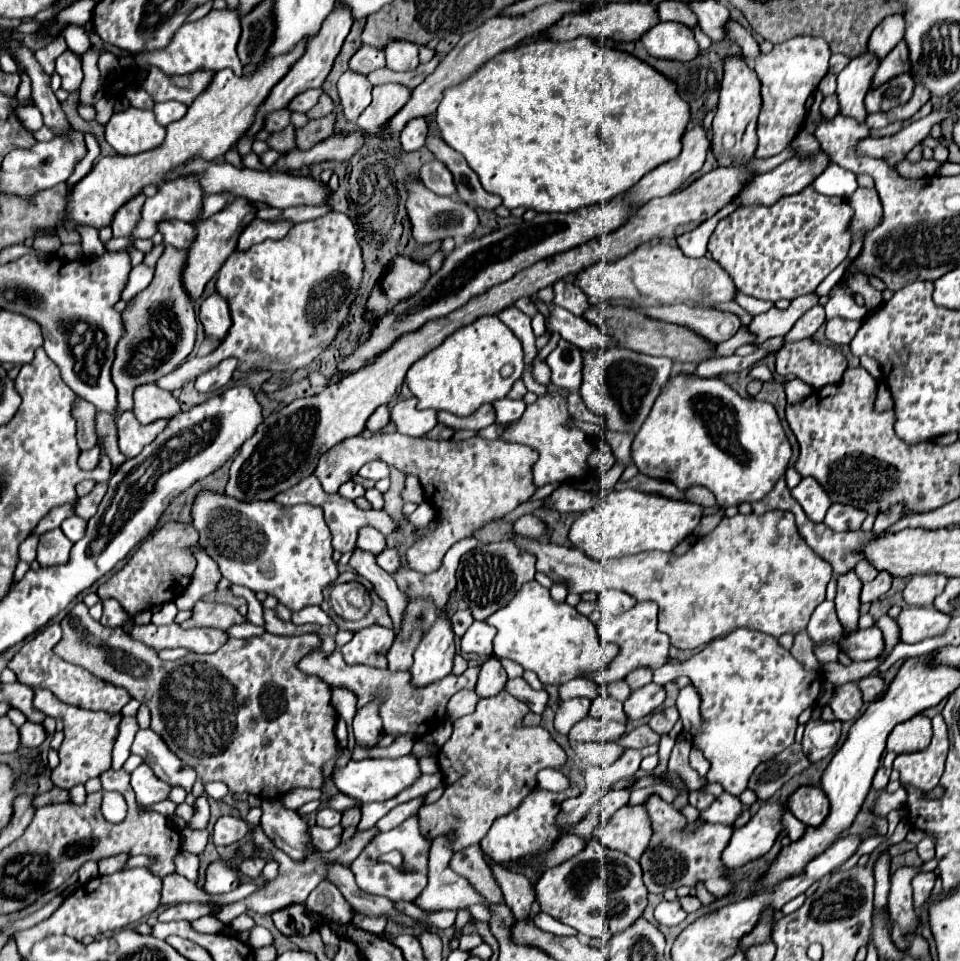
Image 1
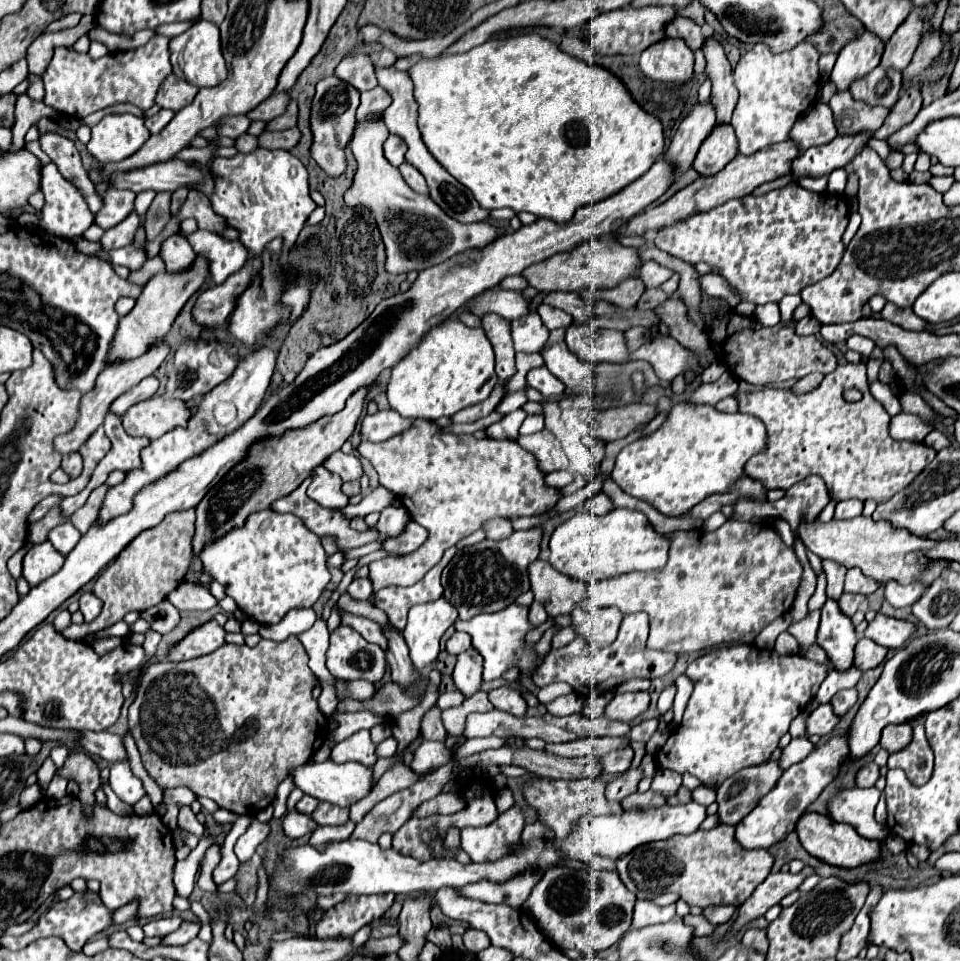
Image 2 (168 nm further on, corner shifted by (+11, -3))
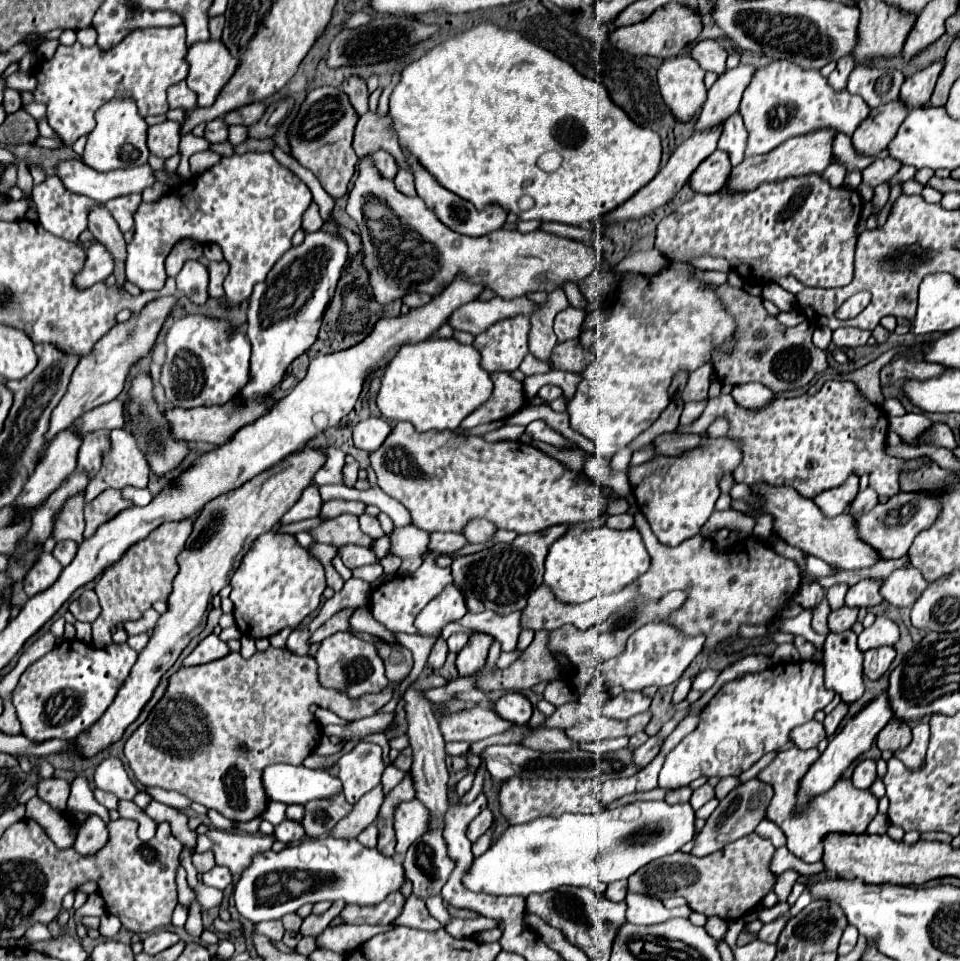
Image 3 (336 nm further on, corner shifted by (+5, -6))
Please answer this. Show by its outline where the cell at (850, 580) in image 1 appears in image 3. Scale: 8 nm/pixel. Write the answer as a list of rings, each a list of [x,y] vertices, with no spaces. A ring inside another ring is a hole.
[[[827,634],[823,646],[825,688],[841,696],[843,704],[853,704],[863,696],[863,654],[857,646],[857,634]]]

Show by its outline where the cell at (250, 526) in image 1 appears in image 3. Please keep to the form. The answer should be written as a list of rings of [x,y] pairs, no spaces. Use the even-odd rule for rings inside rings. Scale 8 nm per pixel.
[[[267,532],[259,536],[253,548],[231,578],[231,602],[235,626],[247,638],[269,638],[285,626],[299,626],[305,616],[317,610],[325,590],[323,566],[301,548],[291,534]]]

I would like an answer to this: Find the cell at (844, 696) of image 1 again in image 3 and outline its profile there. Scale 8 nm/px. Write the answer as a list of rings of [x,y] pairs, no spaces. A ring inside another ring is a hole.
[[[811,720],[799,728],[793,728],[789,734],[789,740],[801,750],[815,748],[823,738],[825,738],[823,726],[821,726],[821,722],[815,722],[815,720]]]

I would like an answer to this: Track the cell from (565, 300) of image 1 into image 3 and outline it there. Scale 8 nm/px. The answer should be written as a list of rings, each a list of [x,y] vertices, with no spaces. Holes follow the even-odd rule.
[[[565,308],[555,316],[555,334],[557,334],[557,342],[567,342],[573,340],[581,334],[581,324],[585,320],[585,310],[581,308]]]

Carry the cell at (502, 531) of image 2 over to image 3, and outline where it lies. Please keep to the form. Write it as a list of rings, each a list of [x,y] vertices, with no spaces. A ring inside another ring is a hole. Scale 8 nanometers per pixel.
[[[469,520],[467,526],[463,528],[463,534],[467,536],[467,540],[471,544],[481,544],[481,542],[487,542],[493,534],[495,534],[495,526],[489,522],[489,520]]]

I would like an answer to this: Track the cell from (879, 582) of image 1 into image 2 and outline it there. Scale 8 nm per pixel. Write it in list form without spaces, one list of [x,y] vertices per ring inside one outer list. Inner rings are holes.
[[[843,593],[841,599],[839,599],[839,607],[841,607],[841,611],[843,611],[845,615],[851,617],[865,599],[867,599],[867,597],[865,597],[865,595],[859,595],[859,593]]]

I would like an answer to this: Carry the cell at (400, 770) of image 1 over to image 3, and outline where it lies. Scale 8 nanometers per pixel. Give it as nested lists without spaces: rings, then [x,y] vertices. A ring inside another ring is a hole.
[[[271,764],[261,774],[267,800],[283,804],[305,804],[307,800],[327,798],[341,792],[337,776],[327,770],[309,770],[305,766]]]

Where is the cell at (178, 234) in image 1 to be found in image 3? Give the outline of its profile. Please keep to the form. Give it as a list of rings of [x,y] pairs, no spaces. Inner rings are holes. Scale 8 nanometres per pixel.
[[[199,260],[185,262],[181,272],[177,274],[177,290],[179,290],[179,294],[187,296],[197,306],[205,304],[207,298],[209,298],[207,284],[209,284],[207,268]]]

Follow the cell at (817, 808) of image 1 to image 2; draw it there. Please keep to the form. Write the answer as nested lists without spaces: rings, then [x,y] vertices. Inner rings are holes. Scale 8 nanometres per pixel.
[[[813,811],[803,813],[803,815],[797,819],[795,833],[799,835],[801,845],[803,845],[811,855],[815,855],[817,859],[827,861],[827,863],[831,863],[831,865],[857,867],[857,865],[875,861],[875,859],[879,857],[879,841],[865,839],[865,837],[861,837],[851,825],[837,823],[837,821],[829,819],[827,815],[821,815],[821,813],[813,813]]]

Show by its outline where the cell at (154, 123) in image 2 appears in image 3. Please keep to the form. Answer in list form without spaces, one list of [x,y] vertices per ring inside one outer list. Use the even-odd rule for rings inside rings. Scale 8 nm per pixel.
[[[167,120],[163,124],[155,124],[149,128],[147,148],[151,150],[151,154],[159,158],[171,158],[173,154],[177,154],[179,138],[181,138],[181,124]]]

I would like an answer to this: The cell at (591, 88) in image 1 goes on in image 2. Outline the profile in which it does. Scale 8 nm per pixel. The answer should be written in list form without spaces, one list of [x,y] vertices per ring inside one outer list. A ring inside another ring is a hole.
[[[535,33],[515,35],[515,37],[505,37],[505,39],[491,39],[461,55],[423,59],[409,69],[409,75],[415,83],[415,99],[419,103],[419,131],[423,135],[425,145],[429,147],[433,157],[457,181],[461,181],[463,185],[467,185],[467,189],[473,191],[479,205],[489,211],[499,209],[499,207],[509,207],[515,213],[529,211],[535,217],[551,219],[555,223],[565,223],[573,217],[577,207],[603,201],[615,195],[617,191],[621,191],[623,187],[627,187],[629,183],[633,183],[635,179],[639,179],[641,175],[645,175],[655,163],[655,159],[659,157],[659,153],[663,153],[663,147],[665,147],[663,123],[655,115],[641,109],[637,101],[633,101],[629,89],[625,89],[627,85],[619,77],[613,77],[613,73],[603,69],[601,65],[587,65],[585,61],[561,51],[553,41],[545,41],[543,37]]]

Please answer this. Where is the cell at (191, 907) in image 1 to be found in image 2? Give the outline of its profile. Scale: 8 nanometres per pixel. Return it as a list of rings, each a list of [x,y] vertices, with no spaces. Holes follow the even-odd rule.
[[[177,915],[165,917],[165,919],[153,919],[153,921],[149,921],[149,923],[143,925],[143,931],[145,931],[147,937],[155,937],[155,935],[165,937],[165,935],[173,933],[175,929],[179,929],[181,923],[183,923],[183,919],[177,917]]]

